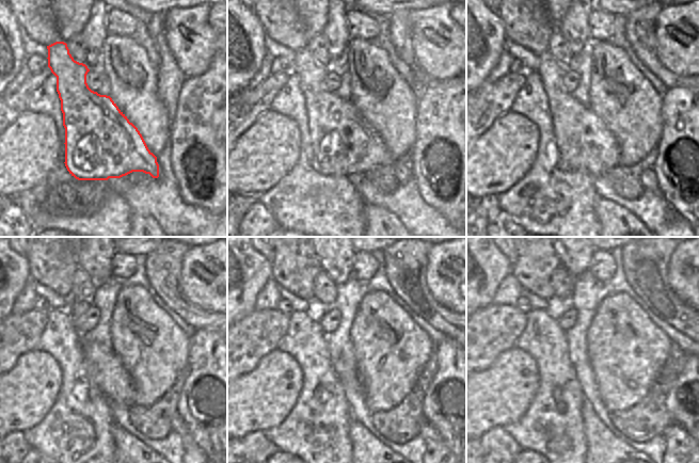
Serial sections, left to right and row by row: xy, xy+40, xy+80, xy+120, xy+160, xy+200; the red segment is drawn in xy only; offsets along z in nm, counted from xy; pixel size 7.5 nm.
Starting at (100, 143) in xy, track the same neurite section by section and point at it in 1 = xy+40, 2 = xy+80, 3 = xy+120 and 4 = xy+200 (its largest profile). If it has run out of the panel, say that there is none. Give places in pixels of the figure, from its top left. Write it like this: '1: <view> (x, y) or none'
1: xy+40 (344, 144)
2: xy+80 (585, 144)
3: xy+120 (105, 371)
4: xy+200 (682, 453)

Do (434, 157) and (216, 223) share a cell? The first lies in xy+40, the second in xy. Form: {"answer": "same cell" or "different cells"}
{"answer": "different cells"}

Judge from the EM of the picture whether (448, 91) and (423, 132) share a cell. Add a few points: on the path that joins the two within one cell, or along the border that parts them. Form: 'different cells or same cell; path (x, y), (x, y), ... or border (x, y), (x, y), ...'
same cell; path (448, 101), (448, 107), (433, 122)

